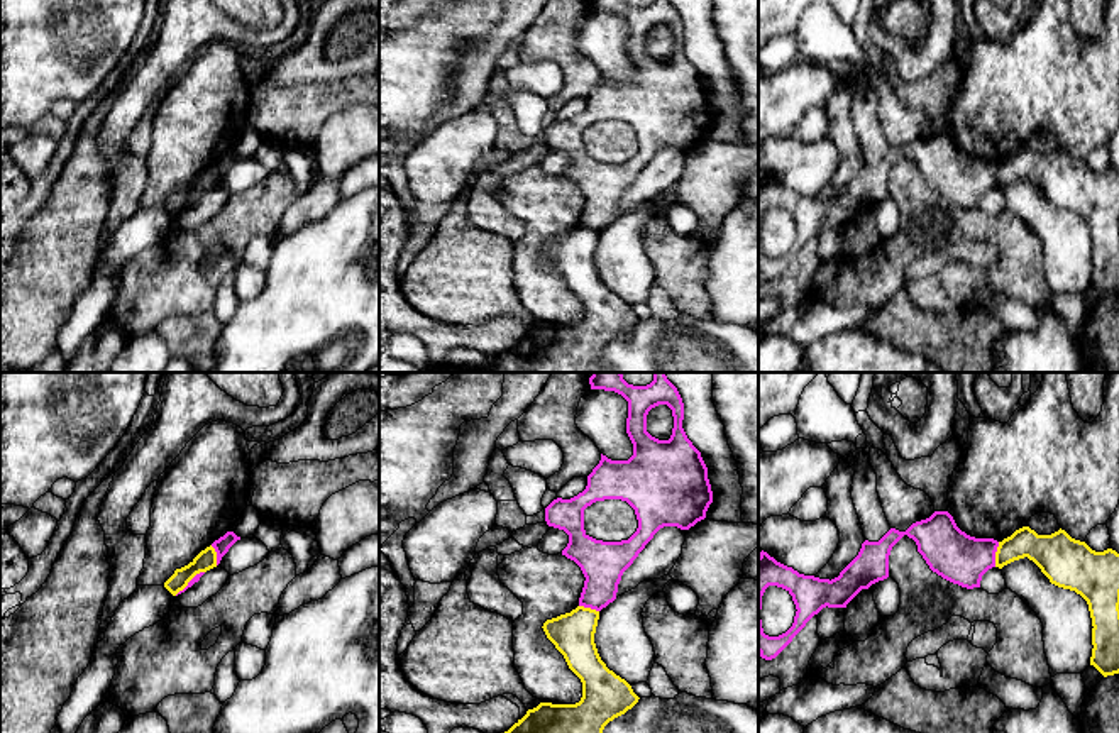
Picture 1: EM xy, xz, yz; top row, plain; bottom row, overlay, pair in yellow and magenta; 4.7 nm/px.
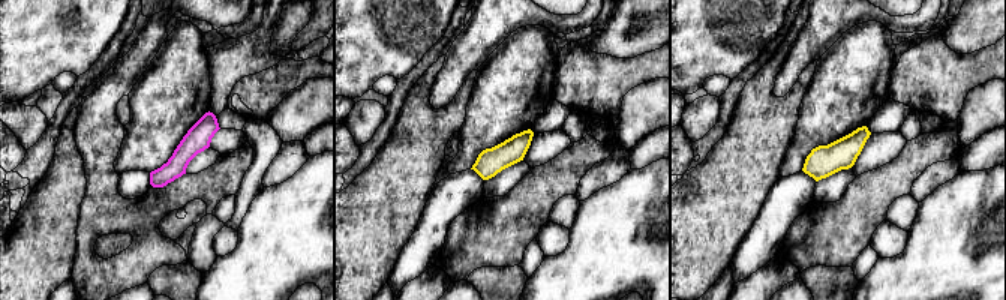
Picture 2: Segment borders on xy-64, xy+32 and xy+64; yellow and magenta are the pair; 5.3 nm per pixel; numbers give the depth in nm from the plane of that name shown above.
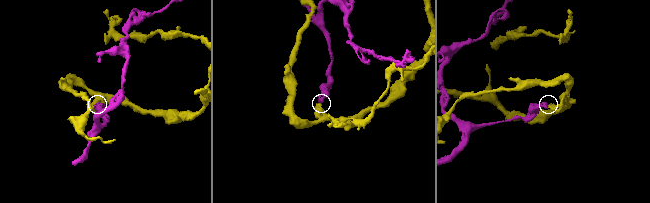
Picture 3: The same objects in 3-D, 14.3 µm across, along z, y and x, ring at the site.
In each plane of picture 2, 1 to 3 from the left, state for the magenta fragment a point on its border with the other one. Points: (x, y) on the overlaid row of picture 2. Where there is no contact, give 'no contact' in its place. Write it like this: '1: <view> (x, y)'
1: no contact
2: no contact
3: no contact

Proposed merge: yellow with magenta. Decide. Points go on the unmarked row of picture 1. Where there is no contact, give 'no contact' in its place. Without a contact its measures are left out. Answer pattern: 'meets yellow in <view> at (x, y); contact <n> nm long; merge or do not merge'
meets yellow in yz at (996, 175); contact 120 nm long; do not merge

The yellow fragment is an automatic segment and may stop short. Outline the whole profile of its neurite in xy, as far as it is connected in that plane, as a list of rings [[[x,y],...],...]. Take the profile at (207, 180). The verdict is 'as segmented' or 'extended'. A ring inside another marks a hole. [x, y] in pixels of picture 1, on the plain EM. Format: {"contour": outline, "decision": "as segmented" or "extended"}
{"contour": [[[210,166],[201,171],[188,186],[176,190],[174,195],[164,203],[164,208],[176,217],[188,203],[200,193],[217,188],[217,173]]], "decision": "as segmented"}

